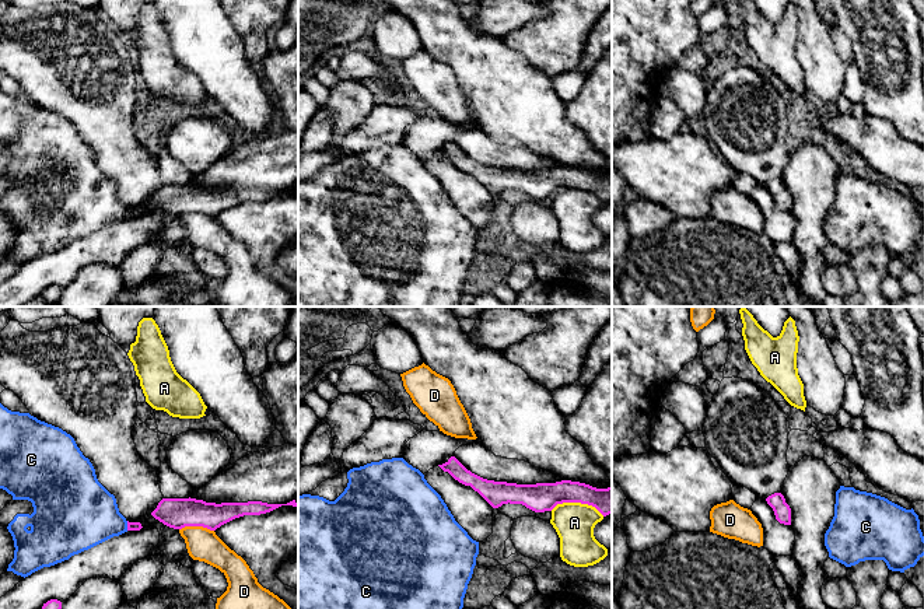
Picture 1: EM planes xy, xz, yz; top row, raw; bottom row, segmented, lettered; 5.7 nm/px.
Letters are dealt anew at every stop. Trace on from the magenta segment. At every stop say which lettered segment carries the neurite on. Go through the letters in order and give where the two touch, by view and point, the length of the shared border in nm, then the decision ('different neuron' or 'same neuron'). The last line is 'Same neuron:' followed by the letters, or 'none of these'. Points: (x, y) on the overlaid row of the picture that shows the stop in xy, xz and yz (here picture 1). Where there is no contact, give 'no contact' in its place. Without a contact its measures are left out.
A: meets magenta in xz at (577, 501); contact 320 nm long; different neuron
C: meets magenta in xy at (128, 525); contact 60 nm long; different neuron
D: meets magenta in xy at (196, 525); contact 200 nm long; different neuron
Same neuron: none of these

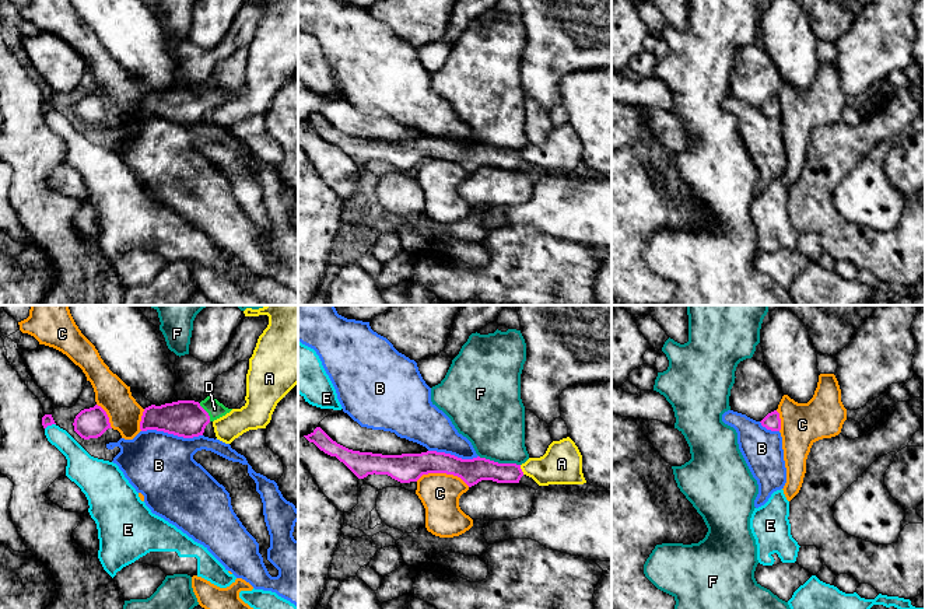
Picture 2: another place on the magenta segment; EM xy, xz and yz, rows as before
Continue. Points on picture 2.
A: meets magenta in xz at (521, 469); contact 60 nm long; different neuron
B: meets magenta in xy at (172, 433); contact 360 nm long; different neuron
C: meets magenta in xz at (442, 472); contact 320 nm long; different neuron
D: meets magenta in xy at (206, 412); contact 120 nm long; same neuron
E: meets magenta in xy at (49, 424); contact 70 nm long; different neuron
F: meets magenta in xz at (500, 464); contact 240 nm long; different neuron
Same neuron: D

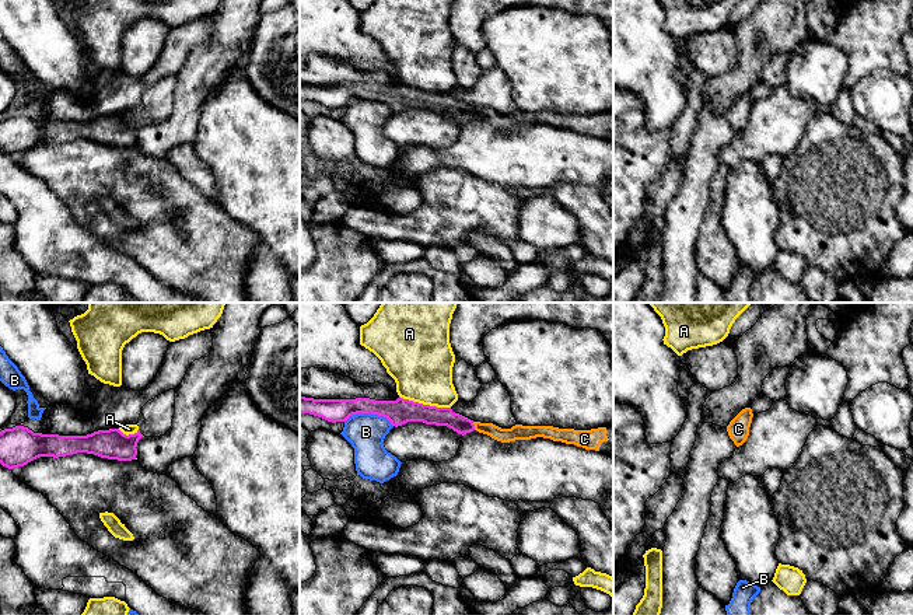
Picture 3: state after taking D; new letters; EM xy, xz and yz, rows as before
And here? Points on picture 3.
A: meets magenta in xz at (424, 405); contact 300 nm long; different neuron
B: meets magenta in xz at (370, 412); contact 280 nm long; different neuron
C: meets magenta in xz at (474, 426); contact 50 nm long; same neuron
Same neuron: C

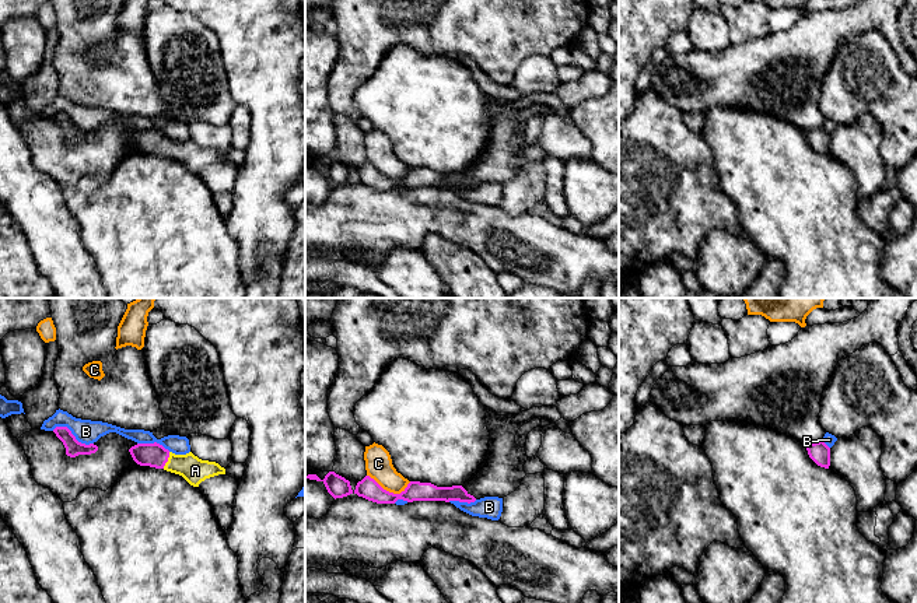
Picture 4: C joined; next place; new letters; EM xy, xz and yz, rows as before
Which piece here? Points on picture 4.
A: meets magenta in xy at (167, 460); contact 100 nm long; same neuron
B: meets magenta in xy at (72, 434); contact 260 nm long; different neuron
C: meets magenta in xz at (388, 491); contact 260 nm long; different neuron
Same neuron: A

